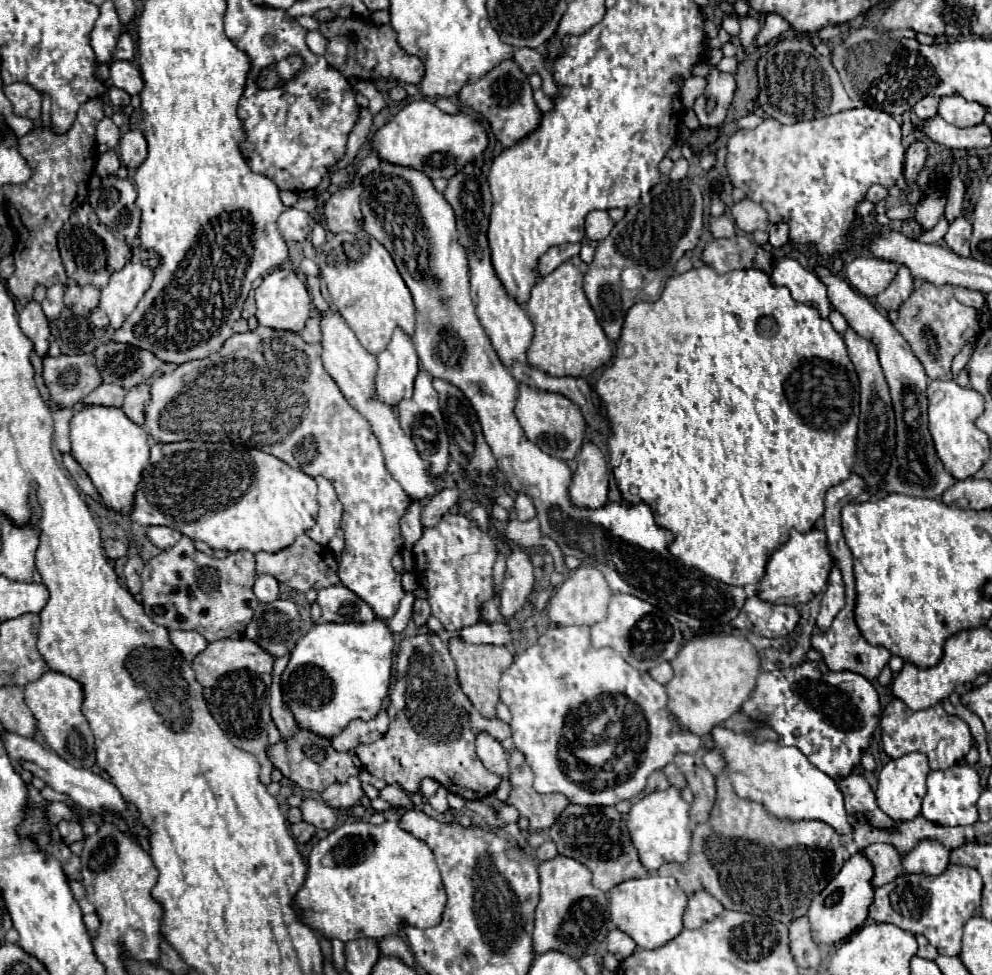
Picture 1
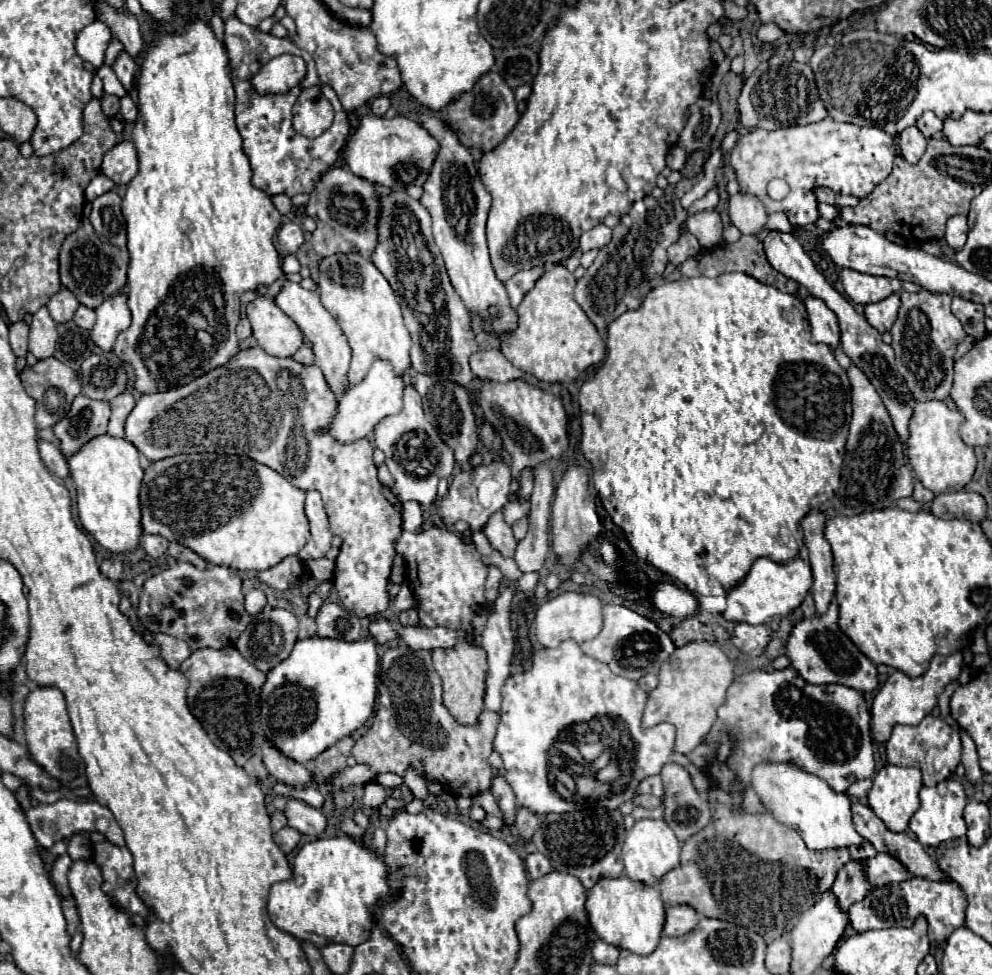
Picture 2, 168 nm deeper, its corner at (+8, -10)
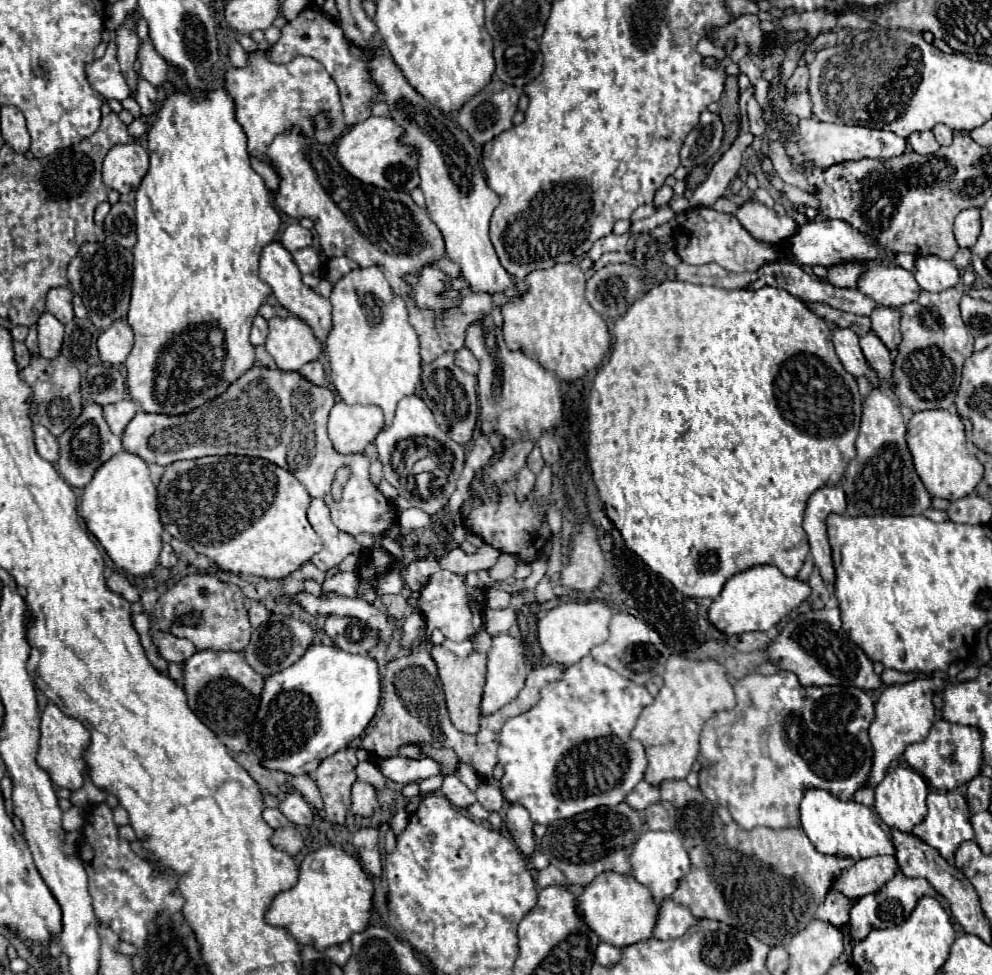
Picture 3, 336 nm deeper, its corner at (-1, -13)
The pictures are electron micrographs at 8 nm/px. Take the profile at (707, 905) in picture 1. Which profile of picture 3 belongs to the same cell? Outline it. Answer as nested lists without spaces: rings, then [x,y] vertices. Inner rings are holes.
[[[666,899],[660,905],[658,921],[654,927],[654,937],[656,939],[674,939],[682,937],[690,927],[694,927],[698,919],[690,913],[688,907],[674,903],[672,899]]]

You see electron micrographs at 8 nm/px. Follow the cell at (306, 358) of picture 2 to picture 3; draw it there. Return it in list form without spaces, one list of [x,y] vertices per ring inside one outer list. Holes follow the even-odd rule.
[[[310,361],[310,363],[306,363],[306,365],[300,369],[300,373],[302,373],[308,381],[312,381],[314,385],[324,385],[324,367],[322,367],[320,361]]]

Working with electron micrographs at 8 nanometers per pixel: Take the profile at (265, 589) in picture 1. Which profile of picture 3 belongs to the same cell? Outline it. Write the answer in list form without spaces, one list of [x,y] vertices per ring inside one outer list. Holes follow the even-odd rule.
[[[252,601],[248,613],[250,613],[250,623],[252,623],[252,627],[262,625],[262,623],[270,617],[270,611],[268,611],[260,601]]]

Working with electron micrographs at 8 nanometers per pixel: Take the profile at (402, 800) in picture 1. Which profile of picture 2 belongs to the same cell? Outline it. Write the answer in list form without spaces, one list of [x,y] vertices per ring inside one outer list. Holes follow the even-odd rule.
[[[369,782],[363,784],[363,804],[371,806],[371,808],[379,808],[381,804],[385,804],[389,792],[387,788],[383,788],[379,782]]]

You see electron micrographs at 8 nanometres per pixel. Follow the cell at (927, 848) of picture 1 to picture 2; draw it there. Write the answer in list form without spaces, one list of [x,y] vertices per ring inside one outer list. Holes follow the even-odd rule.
[[[879,852],[873,858],[863,860],[863,872],[873,886],[885,886],[891,882],[903,882],[911,878],[907,868],[893,856]]]

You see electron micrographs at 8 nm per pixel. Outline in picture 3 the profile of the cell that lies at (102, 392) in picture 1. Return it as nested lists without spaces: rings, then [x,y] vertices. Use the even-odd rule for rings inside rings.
[[[86,403],[80,417],[58,437],[60,443],[60,461],[58,461],[58,469],[62,473],[62,477],[72,483],[72,487],[84,487],[94,471],[112,455],[116,455],[118,451],[122,451],[122,439],[116,437],[102,413],[102,405],[98,403]]]

